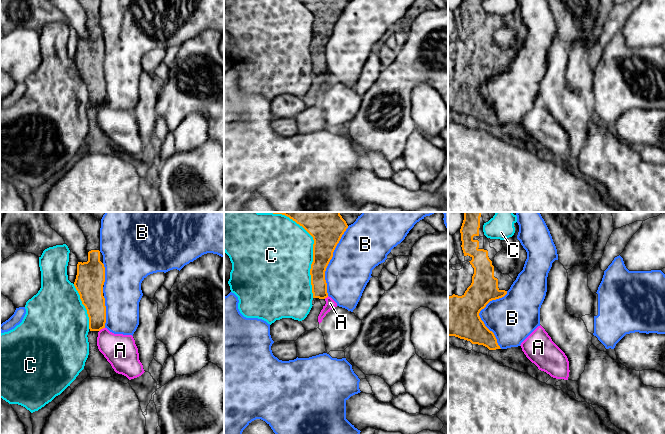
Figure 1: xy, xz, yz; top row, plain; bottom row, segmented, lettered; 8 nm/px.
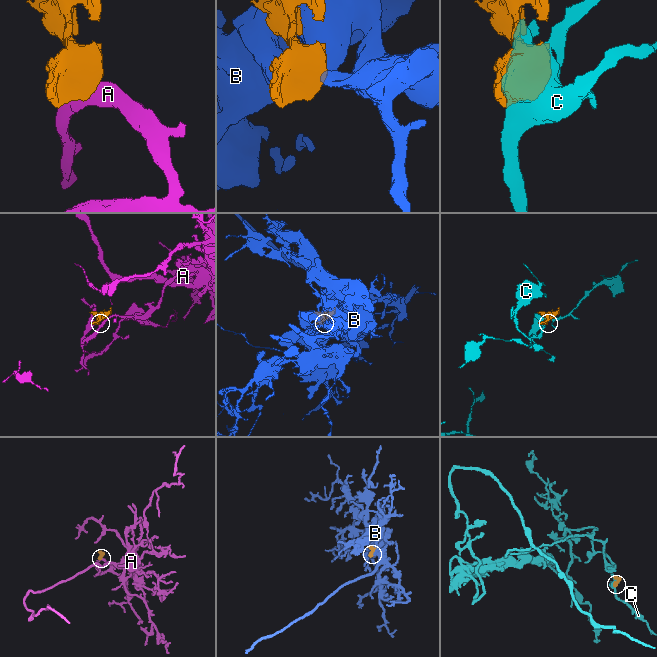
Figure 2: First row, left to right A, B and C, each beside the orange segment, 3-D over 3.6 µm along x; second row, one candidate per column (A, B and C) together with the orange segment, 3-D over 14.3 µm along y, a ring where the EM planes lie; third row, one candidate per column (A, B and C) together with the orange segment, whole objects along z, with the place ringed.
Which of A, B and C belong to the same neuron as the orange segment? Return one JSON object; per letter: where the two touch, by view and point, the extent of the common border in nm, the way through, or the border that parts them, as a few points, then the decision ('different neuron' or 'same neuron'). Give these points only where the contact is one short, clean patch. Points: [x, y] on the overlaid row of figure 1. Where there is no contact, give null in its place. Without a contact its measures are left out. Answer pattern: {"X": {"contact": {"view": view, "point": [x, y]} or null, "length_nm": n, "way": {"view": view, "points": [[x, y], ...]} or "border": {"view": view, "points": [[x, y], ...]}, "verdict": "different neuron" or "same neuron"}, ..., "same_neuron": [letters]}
{"A": {"contact": {"view": "xy", "point": [101, 328]}, "length_nm": 60, "border": {"view": "xy", "points": [[104, 327], [99, 331]]}, "verdict": "different neuron"}, "B": {"contact": {"view": "xz", "point": [329, 261]}, "length_nm": 600, "verdict": "different neuron"}, "C": {"contact": {"view": "xz", "point": [313, 239]}, "length_nm": 800, "verdict": "different neuron"}, "same_neuron": []}

